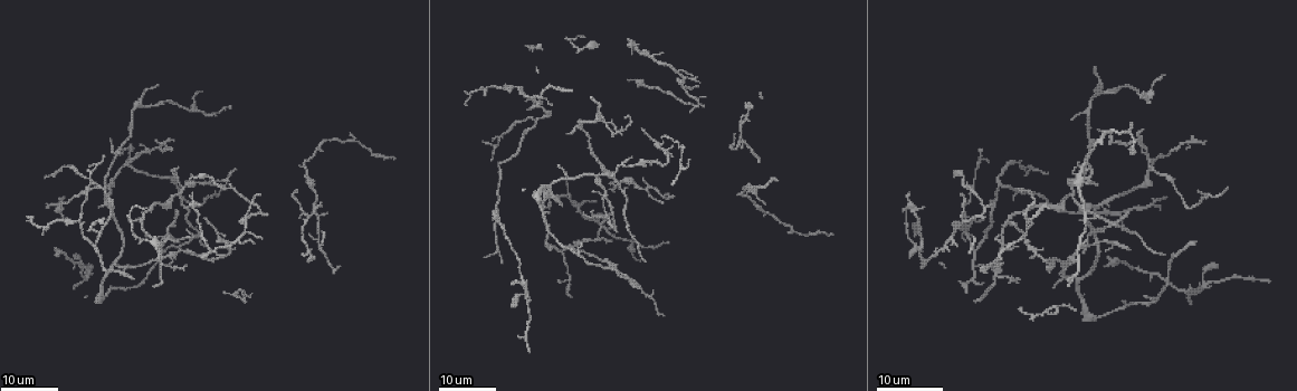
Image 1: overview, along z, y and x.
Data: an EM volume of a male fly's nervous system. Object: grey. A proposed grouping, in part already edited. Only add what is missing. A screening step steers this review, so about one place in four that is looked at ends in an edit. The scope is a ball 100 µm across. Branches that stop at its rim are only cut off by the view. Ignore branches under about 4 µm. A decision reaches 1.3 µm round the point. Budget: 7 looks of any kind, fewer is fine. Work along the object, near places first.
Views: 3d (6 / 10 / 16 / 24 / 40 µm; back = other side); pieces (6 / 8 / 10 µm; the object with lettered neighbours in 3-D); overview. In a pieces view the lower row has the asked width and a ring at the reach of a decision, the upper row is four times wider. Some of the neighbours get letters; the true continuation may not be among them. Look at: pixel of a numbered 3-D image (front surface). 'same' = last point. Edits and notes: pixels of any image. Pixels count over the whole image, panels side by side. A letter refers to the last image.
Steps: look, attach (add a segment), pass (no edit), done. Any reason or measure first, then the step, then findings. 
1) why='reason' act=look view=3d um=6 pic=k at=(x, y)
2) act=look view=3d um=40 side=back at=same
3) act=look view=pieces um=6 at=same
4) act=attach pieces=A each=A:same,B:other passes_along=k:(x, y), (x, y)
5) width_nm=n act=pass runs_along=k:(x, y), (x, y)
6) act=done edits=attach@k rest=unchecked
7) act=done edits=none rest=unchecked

why='tapers out' act=look view=3d um=16 pic=1 at=(203, 218)

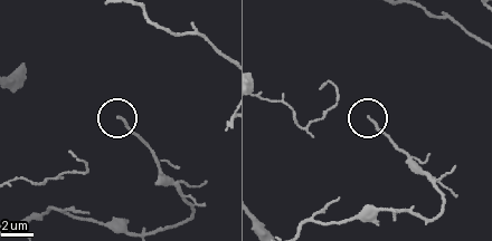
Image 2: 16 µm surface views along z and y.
act=look view=pieces um=6 pic=2 at=(121, 119)

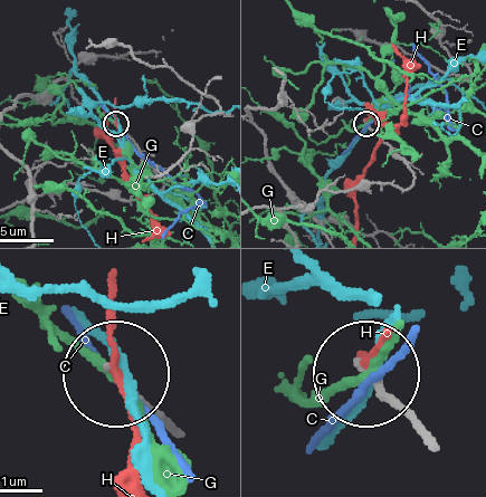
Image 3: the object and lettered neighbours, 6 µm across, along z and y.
width_nm=170 act=pass each=C:other,E:other,G:other,H:other runs_along=3:(421, 424), (371, 374) found='no lettered segment goes on from it'

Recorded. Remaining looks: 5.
why='tapers out' act=look view=3d um=16 pic=1 at=(1100, 129)

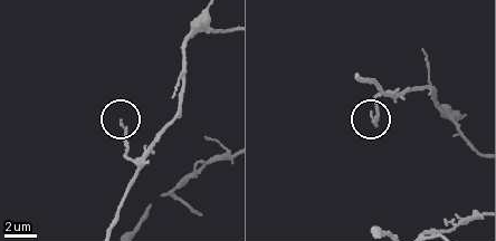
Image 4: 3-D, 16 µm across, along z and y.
act=look view=pieces um=6 pic=4 at=(371, 114)

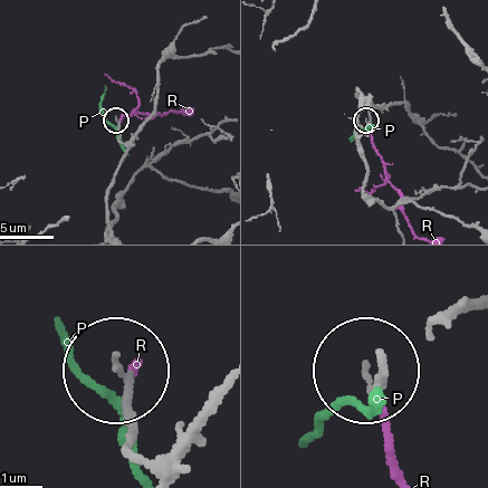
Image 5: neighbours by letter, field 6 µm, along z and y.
act=attach pieces=R each=P:other,R:same passes_along=5:(378, 373), (399, 469) found='the neuron continues'

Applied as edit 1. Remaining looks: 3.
act=look view=overview

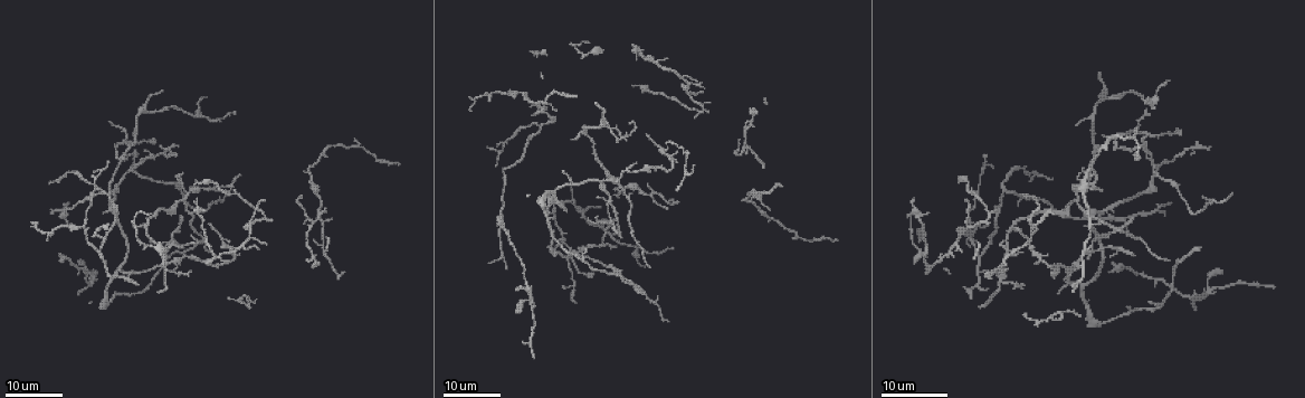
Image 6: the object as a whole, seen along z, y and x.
why='an open end' act=look view=3d um=24 pic=6 at=(160, 92)

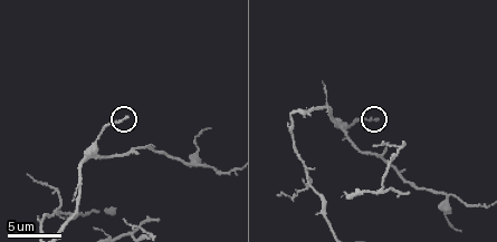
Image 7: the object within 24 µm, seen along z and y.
why='see the neighbours' act=look view=pieces um=10 pic=7 at=(376, 121)

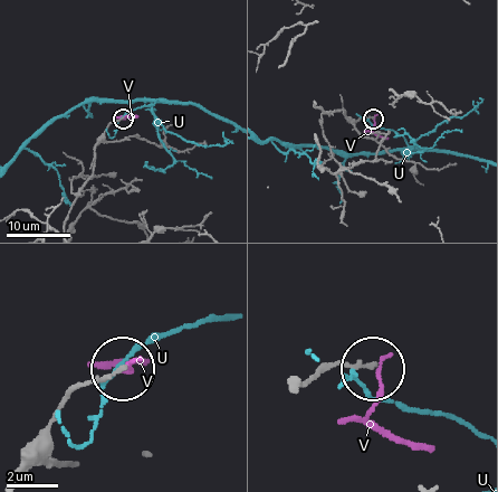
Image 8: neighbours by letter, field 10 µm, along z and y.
width_nm=150 act=pass each=U:other,V:other runs_along=8:(295, 378), (314, 378), (340, 361), (370, 368) found='no lettered segment goes on from it'

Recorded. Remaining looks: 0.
act=done edits=attach@5 rest=unchecked

